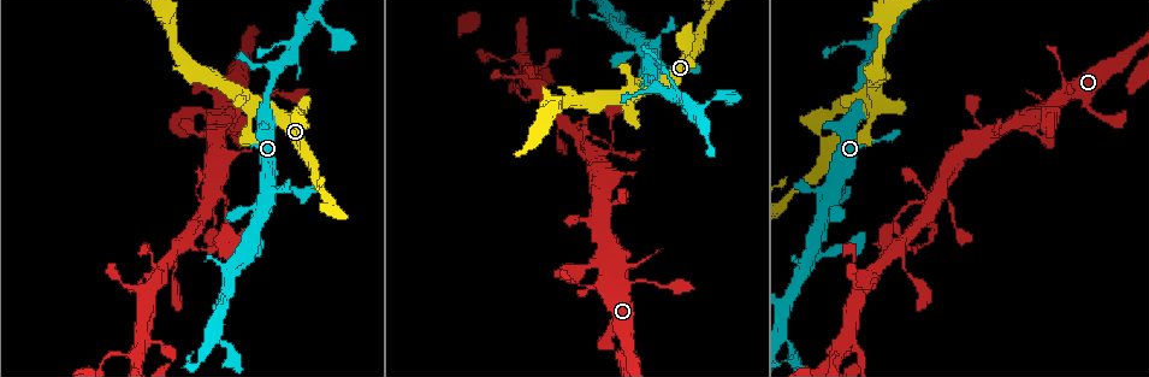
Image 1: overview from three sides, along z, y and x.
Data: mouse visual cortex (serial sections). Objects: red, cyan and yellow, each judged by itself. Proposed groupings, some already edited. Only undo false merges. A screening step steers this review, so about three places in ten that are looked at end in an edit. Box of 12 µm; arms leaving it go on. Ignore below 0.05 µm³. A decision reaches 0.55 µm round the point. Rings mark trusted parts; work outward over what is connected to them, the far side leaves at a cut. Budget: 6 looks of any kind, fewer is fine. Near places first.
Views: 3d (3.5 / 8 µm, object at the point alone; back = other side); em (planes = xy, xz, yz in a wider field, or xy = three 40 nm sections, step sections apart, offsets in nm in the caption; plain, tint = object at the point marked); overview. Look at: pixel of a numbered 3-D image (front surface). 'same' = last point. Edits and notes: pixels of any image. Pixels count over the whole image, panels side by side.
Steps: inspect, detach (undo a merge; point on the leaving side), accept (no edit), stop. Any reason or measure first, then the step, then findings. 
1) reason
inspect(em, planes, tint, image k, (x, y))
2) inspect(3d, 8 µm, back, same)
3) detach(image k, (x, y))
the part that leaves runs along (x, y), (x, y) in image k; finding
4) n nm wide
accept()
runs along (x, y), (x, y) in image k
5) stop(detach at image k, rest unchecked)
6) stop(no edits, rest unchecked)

four or more arms meet
inspect(3d, 8 µm, image 1, (871, 102))

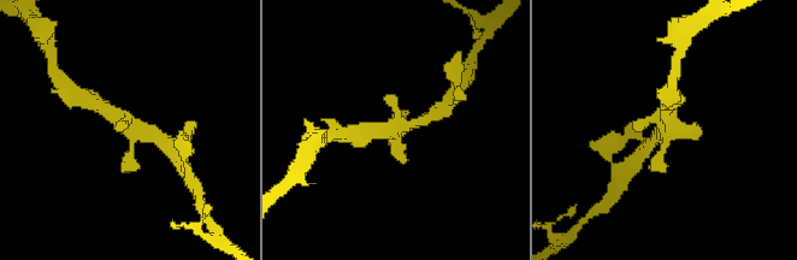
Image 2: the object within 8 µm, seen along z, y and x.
inspect(3d, 3.5 µm, image 2, (128, 129))

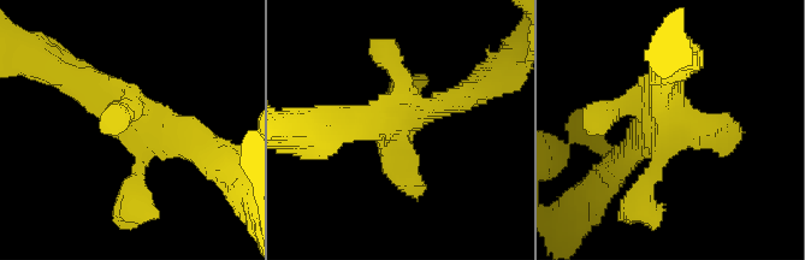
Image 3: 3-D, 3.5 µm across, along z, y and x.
inspect(em, xy, step 5, tint, image 3, (138, 123))

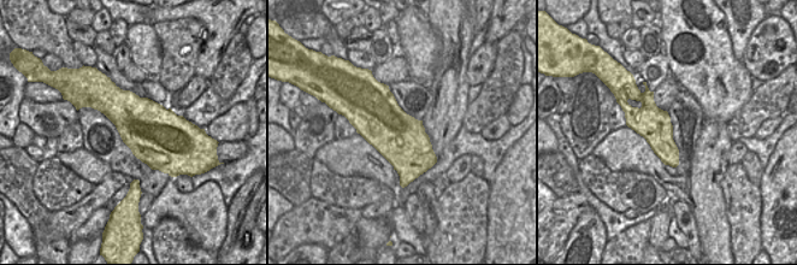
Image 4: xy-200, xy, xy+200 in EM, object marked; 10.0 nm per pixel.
accept()
runs along (207, 152), (70, 77) in image 3; one cell here

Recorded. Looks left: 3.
sudden change in width
inspect(3d, 3.5 µm, image 1, (910, 250))

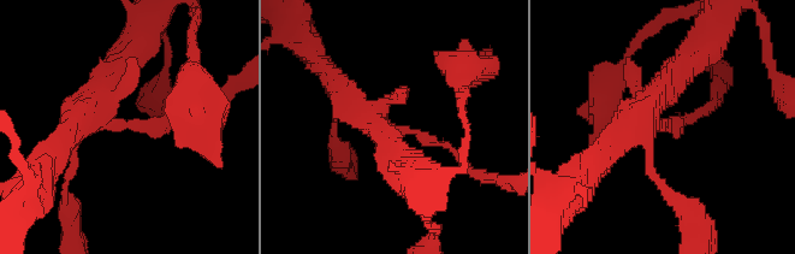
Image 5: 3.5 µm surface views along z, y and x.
now the EM
inspect(em, xy, step 5, tint, image 5, (666, 125))

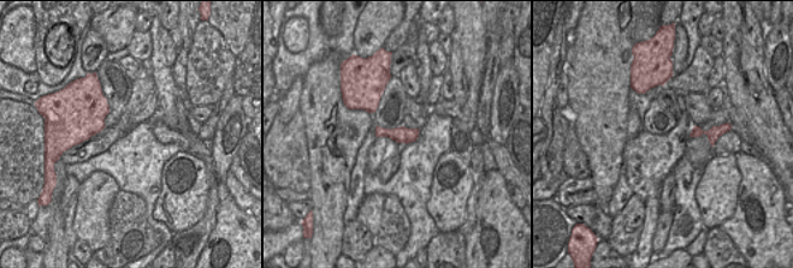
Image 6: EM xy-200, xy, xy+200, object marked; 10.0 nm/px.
detach(image 5, (688, 120))
two cells meet here

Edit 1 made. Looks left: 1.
stop(detach at image 5, rest unchecked)

